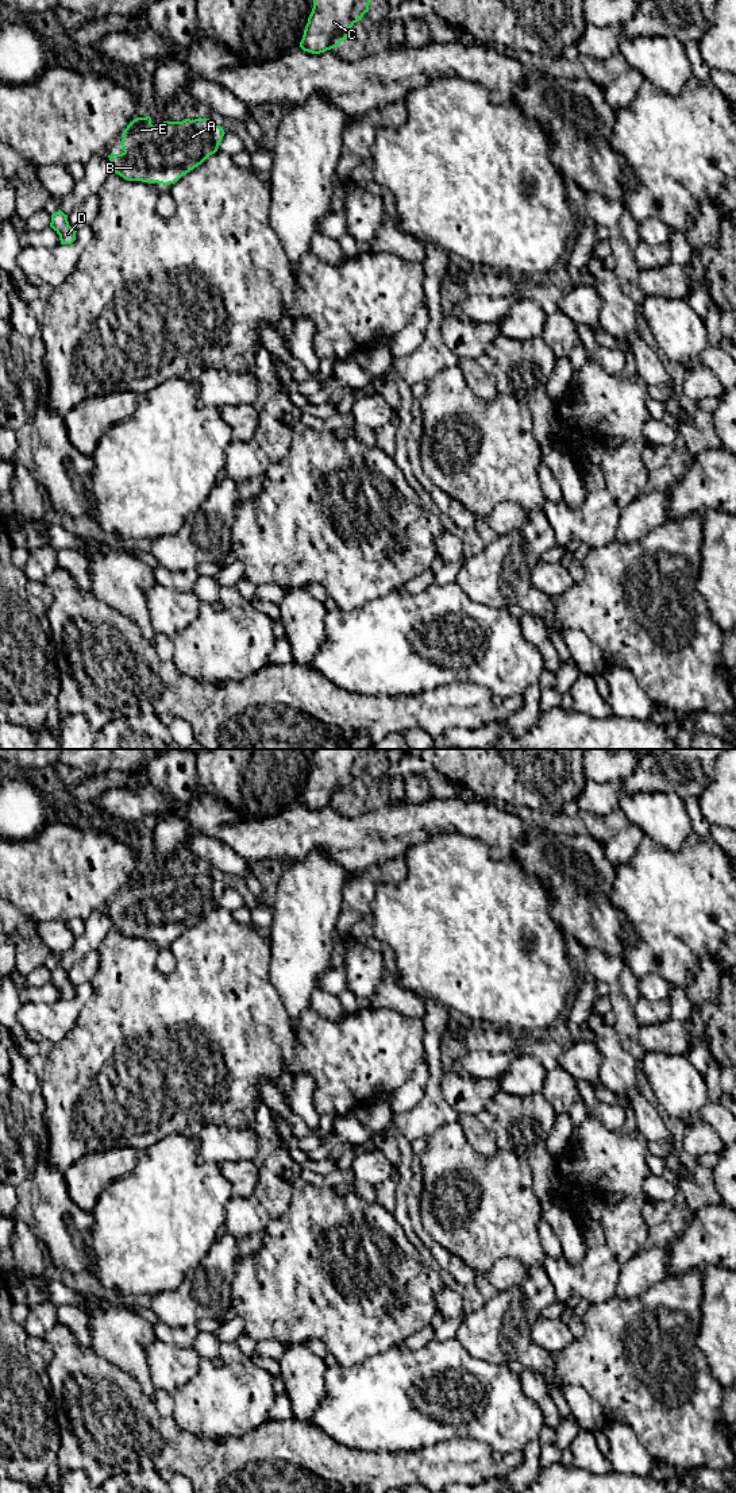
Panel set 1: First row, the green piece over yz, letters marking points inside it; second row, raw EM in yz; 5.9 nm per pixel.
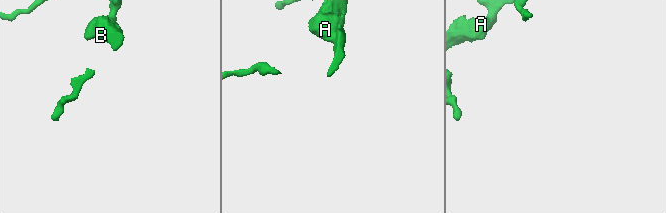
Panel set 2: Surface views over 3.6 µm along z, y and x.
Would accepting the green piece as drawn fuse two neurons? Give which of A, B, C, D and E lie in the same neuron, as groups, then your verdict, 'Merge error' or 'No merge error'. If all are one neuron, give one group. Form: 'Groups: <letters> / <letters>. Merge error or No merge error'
Groups: A B C D E. No merge error

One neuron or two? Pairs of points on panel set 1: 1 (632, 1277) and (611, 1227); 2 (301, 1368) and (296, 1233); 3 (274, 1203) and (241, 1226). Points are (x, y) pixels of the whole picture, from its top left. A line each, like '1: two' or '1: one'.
1: two
2: two
3: one

